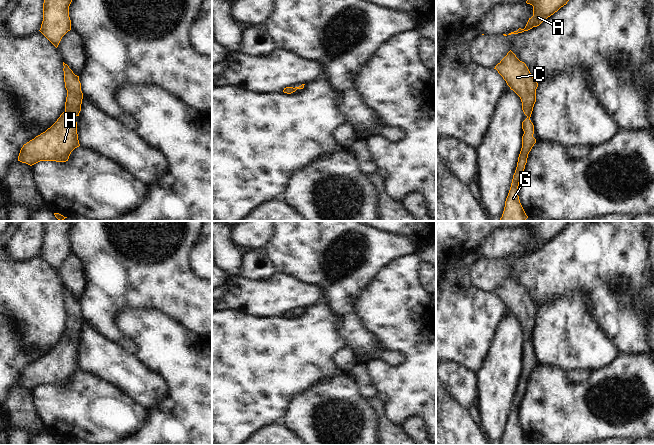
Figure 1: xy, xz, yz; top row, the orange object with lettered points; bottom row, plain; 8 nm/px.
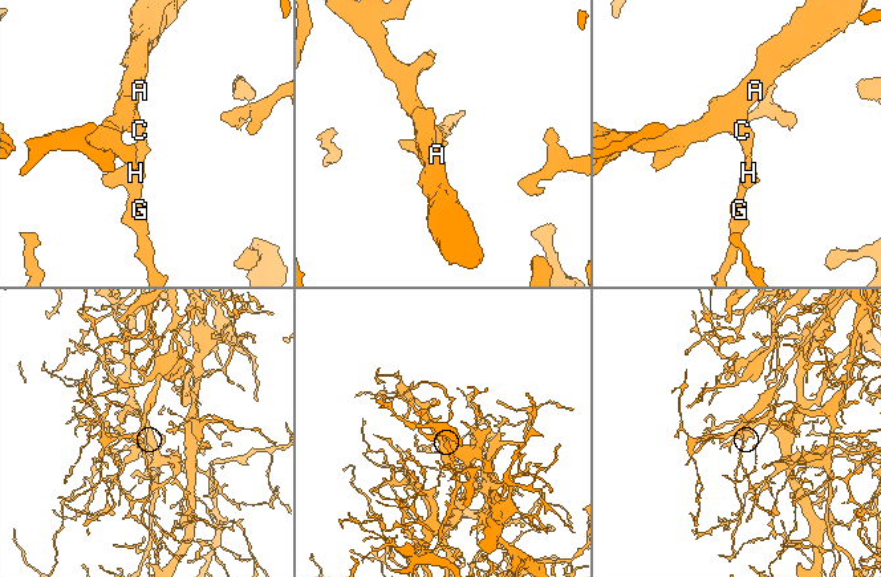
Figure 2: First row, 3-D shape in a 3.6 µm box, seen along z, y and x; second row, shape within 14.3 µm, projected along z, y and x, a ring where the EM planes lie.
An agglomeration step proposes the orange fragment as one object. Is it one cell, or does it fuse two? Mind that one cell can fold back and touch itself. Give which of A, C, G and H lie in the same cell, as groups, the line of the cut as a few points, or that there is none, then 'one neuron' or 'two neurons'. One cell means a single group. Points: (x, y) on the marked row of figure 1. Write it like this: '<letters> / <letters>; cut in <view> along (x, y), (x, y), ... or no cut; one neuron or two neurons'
A C G H; no cut; one neuron

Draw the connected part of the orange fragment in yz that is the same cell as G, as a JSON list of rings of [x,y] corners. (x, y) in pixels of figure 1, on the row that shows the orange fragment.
[[[511,50],[494,69],[503,77],[510,89],[520,97],[522,110],[527,116],[522,122],[524,131],[522,148],[500,221],[526,221],[528,216],[520,203],[518,186],[527,163],[528,154],[536,143],[536,139],[533,137],[534,125],[530,117],[536,102],[538,83],[531,75],[526,64],[520,61]]]

